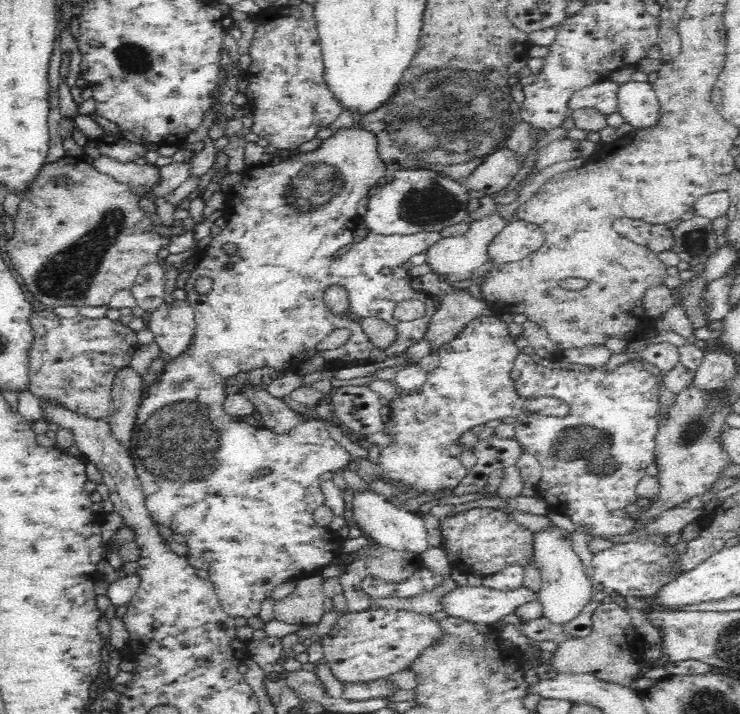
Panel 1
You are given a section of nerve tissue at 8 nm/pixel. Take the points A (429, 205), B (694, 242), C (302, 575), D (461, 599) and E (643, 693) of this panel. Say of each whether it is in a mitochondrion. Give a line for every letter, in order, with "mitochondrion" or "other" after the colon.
A: mitochondrion
B: mitochondrion
C: other
D: other
E: other

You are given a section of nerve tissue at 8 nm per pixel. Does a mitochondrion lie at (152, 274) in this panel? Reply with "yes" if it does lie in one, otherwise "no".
no

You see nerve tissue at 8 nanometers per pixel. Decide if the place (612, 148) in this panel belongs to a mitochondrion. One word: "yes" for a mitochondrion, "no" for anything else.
no

